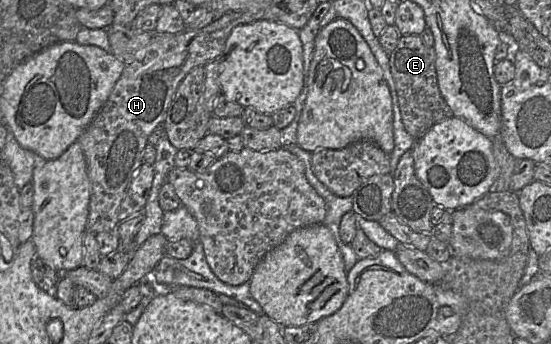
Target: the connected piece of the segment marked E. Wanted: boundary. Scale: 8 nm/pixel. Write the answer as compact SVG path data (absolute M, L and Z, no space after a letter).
M421 35L401 36L397 47L390 53L390 68L396 84L402 122L415 140L421 139L435 124L454 116L439 89L435 49L426 46Z

